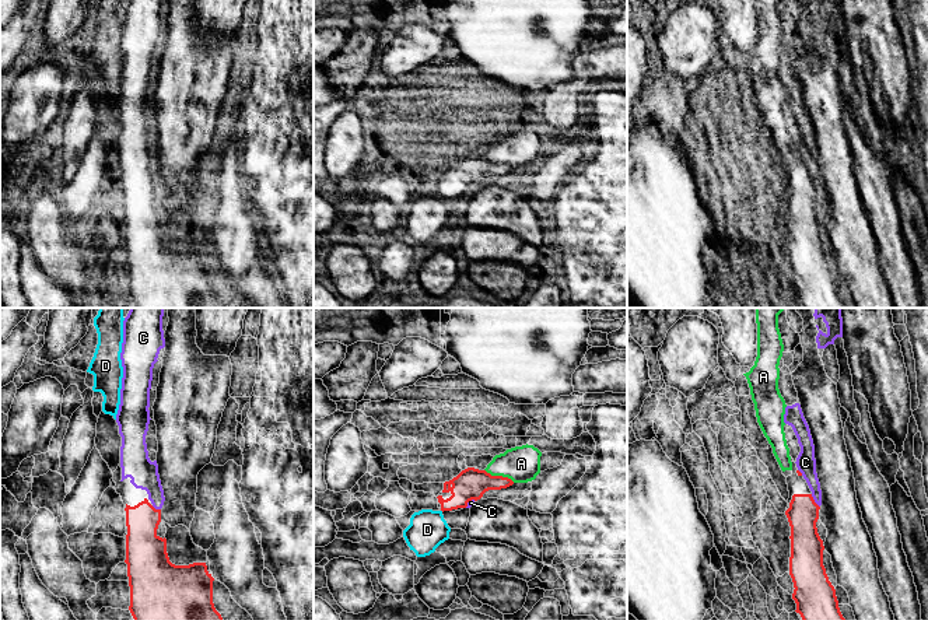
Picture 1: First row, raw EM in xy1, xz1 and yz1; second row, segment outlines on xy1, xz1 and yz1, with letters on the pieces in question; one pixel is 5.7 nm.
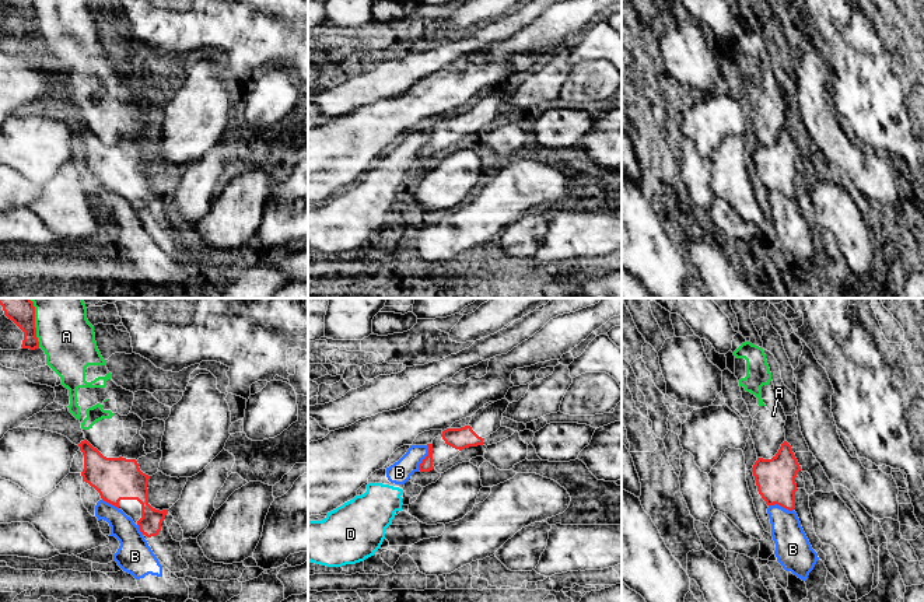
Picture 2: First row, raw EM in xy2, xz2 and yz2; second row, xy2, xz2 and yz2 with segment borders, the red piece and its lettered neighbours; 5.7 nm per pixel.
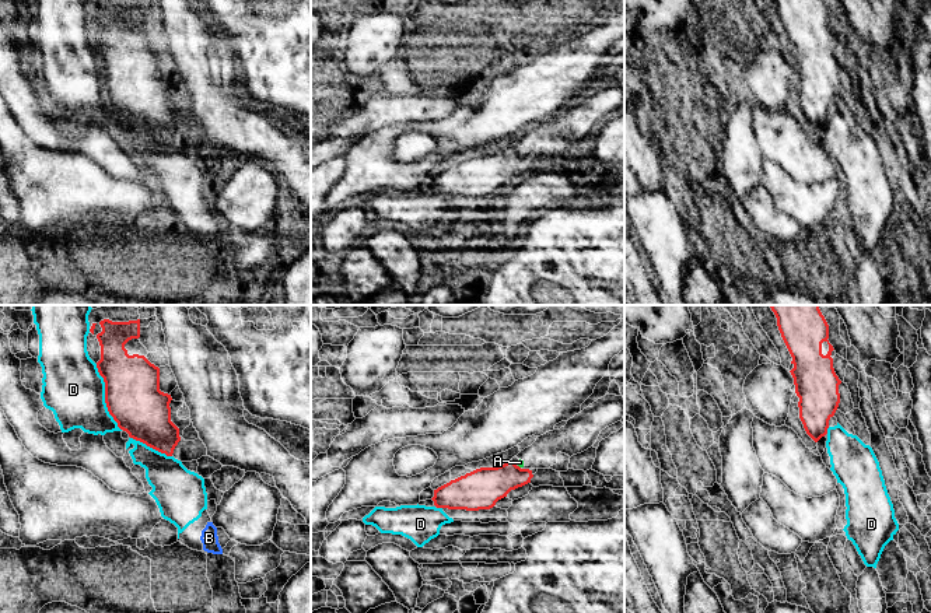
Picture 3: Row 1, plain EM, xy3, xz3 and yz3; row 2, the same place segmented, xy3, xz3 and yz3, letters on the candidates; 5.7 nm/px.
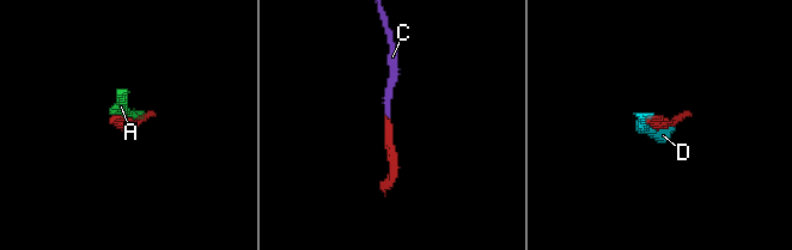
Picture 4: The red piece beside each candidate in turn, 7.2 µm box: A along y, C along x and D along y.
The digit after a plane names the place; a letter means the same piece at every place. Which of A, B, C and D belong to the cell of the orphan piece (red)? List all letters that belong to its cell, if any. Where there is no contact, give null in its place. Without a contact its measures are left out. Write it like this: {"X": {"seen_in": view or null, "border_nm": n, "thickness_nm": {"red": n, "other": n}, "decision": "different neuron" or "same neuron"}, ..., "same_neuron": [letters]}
{"A": {"seen_in": "xy2", "border_nm": 190, "thickness_nm": {"red": 100, "other": 300}, "decision": "different neuron"}, "B": {"seen_in": "xz2", "border_nm": 160, "thickness_nm": {"red": 70, "other": 120}, "decision": "different neuron"}, "C": {"seen_in": "yz1", "border_nm": 90, "thickness_nm": {"red": 180, "other": 110}, "decision": "same neuron"}, "D": {"seen_in": "xy3", "border_nm": 420, "thickness_nm": {"red": 320, "other": 360}, "decision": "different neuron"}, "same_neuron": ["C"]}

